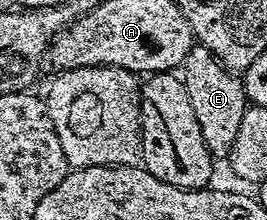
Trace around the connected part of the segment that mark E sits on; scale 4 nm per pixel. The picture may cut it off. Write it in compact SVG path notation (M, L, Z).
M192 44L181 66L181 80L187 89L189 103L193 103L193 115L197 115L197 127L201 127L201 139L216 158L226 158L235 145L241 129L241 119L249 108L243 82L232 70L215 58L209 47Z

